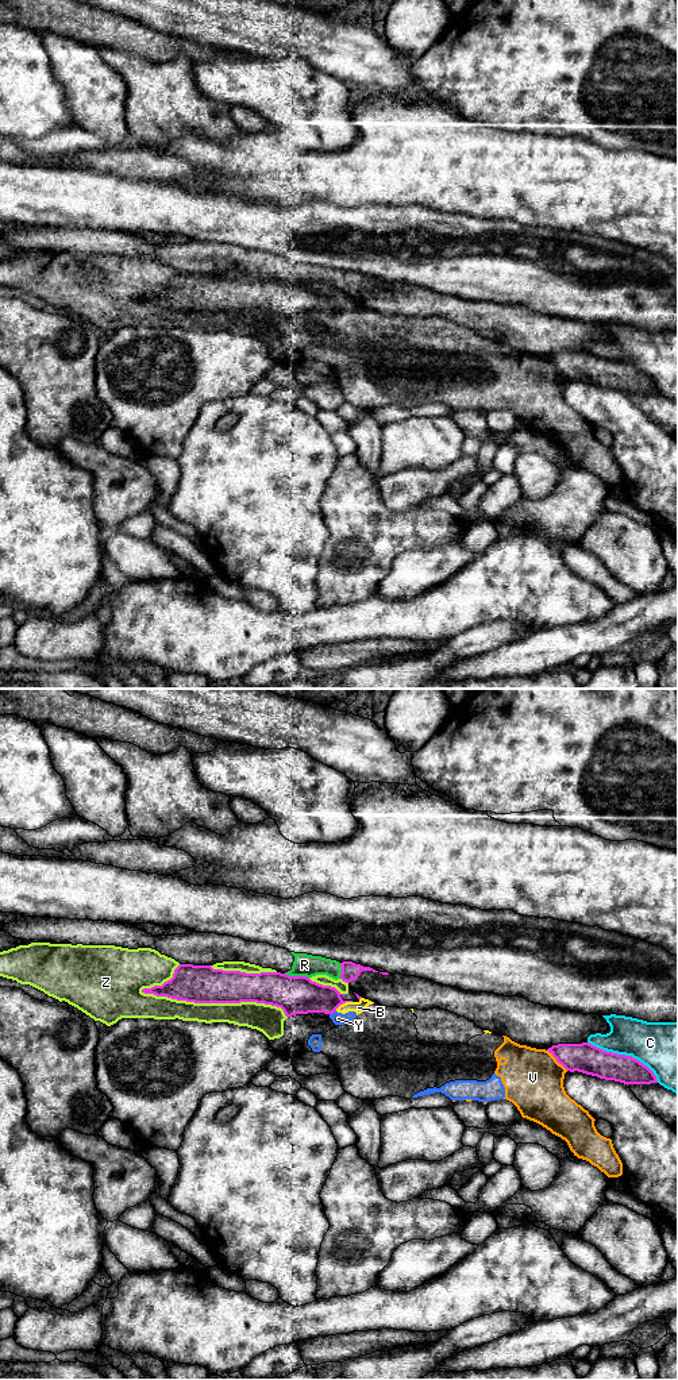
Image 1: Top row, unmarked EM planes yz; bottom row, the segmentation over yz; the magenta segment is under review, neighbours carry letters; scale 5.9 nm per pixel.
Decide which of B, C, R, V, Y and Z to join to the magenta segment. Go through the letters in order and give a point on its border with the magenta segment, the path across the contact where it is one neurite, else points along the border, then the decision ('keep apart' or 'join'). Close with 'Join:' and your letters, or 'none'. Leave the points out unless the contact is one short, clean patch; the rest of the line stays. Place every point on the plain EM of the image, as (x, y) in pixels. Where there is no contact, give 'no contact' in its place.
B: contact yz (343, 311); border yz (351, 309), (343, 311), (335, 319); keep apart
C: contact yz (624, 363); keep apart
R: contact yz (297, 285); keep apart
V: contact yz (557, 369); keep apart
Y: contact yz (332, 320); keep apart
Z: contact yz (215, 311); keep apart
Join: none

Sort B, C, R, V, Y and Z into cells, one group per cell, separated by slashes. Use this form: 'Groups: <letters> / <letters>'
Groups: B V Y Z / C / R

